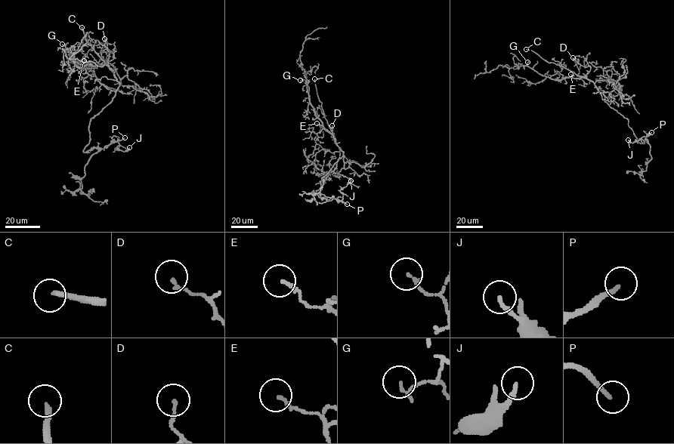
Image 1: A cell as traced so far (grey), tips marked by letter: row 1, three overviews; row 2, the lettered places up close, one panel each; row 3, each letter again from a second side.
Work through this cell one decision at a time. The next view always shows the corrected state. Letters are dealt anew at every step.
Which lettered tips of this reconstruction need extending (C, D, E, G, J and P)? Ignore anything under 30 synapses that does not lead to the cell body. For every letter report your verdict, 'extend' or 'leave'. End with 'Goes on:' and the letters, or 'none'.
C: extend
D: leave
E: leave
G: leave
J: leave
P: extend
Goes on: C, P

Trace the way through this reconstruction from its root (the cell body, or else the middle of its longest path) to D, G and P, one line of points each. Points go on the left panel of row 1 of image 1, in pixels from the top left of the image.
D: (115, 76), (107, 64), (109, 50), (104, 44), (104, 38)
G: (115, 76), (106, 65), (77, 66), (71, 51), (62, 44)
P: (115, 76), (119, 82), (115, 94), (91, 118), (88, 127), (89, 142), (83, 151), (103, 148), (125, 137)

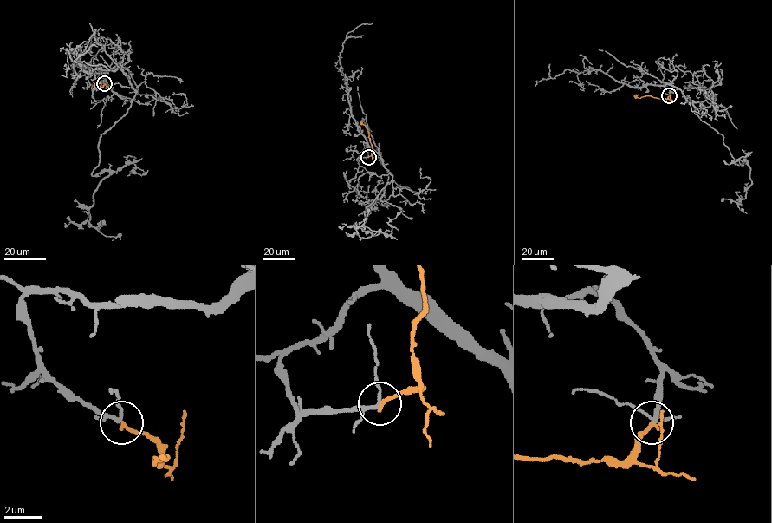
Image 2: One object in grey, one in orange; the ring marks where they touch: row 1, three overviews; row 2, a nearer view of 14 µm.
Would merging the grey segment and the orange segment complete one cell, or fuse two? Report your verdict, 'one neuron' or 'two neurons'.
one neuron

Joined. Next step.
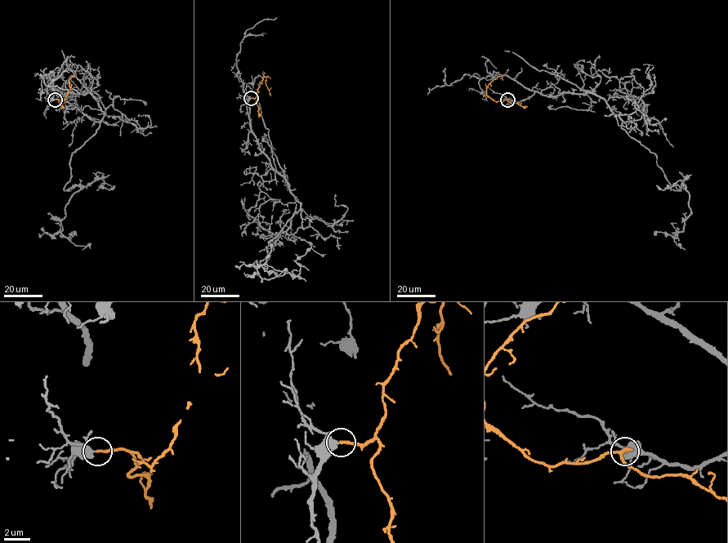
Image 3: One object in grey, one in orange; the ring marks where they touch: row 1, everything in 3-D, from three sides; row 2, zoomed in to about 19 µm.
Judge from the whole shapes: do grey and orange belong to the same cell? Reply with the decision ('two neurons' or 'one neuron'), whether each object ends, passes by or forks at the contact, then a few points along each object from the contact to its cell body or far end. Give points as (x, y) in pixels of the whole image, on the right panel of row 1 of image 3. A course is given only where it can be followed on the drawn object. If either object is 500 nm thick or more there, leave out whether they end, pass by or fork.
one neuron; grey passes by; orange ends there; grey runs (507, 100), (538, 91), (605, 100), (670, 187), (689, 193), (678, 243); orange runs (507, 100), (495, 101), (486, 94), (486, 86), (493, 79), (505, 73)

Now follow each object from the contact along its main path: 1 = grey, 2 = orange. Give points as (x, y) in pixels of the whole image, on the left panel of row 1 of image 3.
1: (54, 100), (54, 91), (89, 92), (104, 113), (72, 154), (64, 189), (80, 187), (60, 233), (91, 243)
2: (54, 100), (62, 101), (66, 98), (69, 79), (73, 73)

